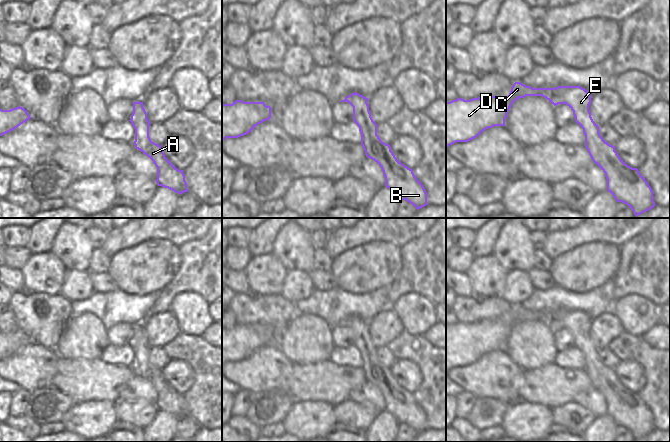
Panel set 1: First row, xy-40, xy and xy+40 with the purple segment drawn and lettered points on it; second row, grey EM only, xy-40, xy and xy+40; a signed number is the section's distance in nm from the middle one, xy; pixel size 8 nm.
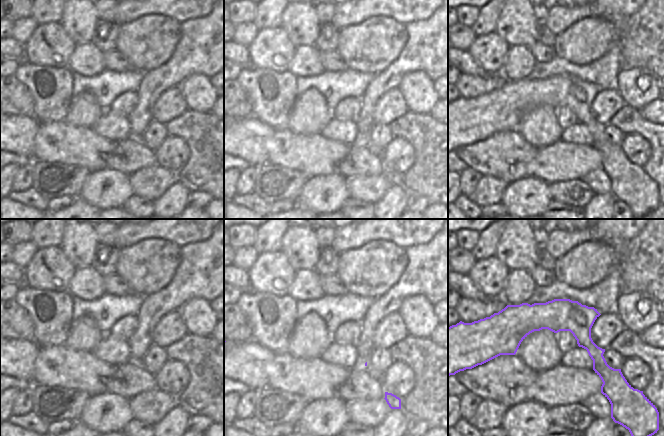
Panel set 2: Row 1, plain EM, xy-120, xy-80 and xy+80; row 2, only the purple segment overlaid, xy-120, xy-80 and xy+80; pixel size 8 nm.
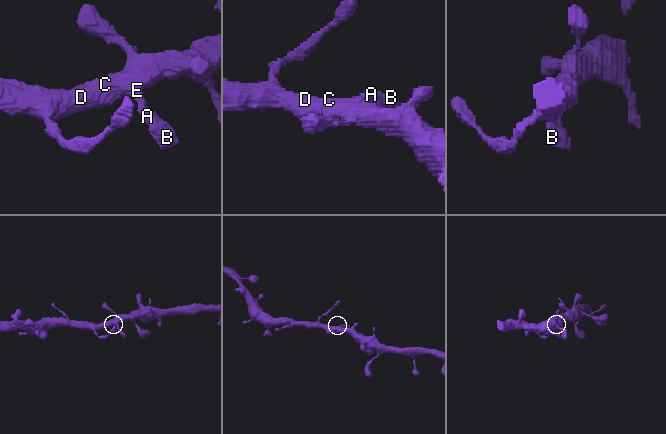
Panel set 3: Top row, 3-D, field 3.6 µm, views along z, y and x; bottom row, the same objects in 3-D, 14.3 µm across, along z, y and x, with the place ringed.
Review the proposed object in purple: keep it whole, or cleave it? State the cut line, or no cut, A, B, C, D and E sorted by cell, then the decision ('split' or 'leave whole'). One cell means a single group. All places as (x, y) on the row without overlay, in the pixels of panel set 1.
cut none; groups A B C D E; leave whole

